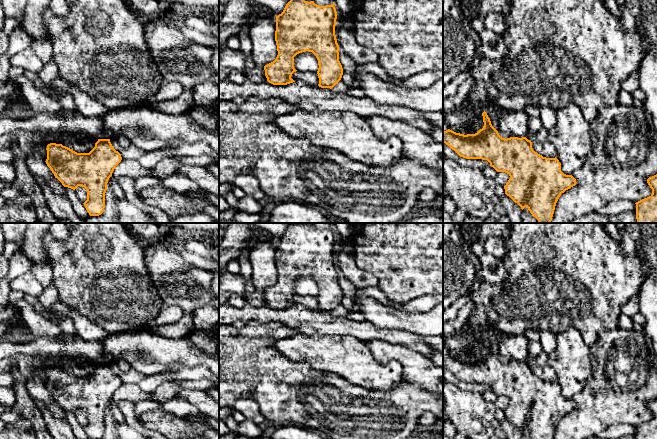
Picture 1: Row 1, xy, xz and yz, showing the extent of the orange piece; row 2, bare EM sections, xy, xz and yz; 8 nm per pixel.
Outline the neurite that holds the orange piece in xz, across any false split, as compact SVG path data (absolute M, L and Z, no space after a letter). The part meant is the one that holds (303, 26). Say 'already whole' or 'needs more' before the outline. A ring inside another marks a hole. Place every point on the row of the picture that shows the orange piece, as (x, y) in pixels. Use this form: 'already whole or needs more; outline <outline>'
already whole; outline M290 0L283 12L276 16L276 31L275 31L275 41L277 45L278 55L276 59L265 65L265 76L267 81L273 85L287 85L295 82L291 76L297 70L294 68L294 57L302 52L312 52L318 60L318 86L321 88L332 89L342 78L343 68L339 61L339 45L337 43L335 35L337 12L334 3L331 5L320 6L314 3L314 1L305 0Z

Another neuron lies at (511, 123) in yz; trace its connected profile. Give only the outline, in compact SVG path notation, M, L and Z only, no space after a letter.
M524 110L502 112L498 120L499 135L505 139L510 137L526 137L529 118Z

